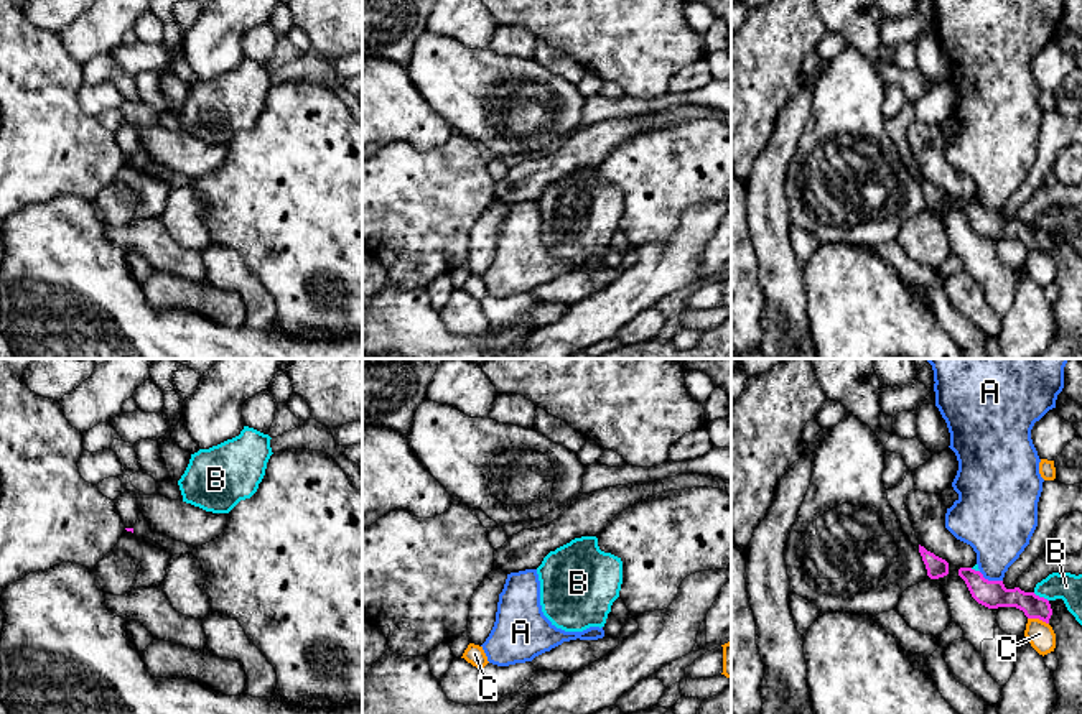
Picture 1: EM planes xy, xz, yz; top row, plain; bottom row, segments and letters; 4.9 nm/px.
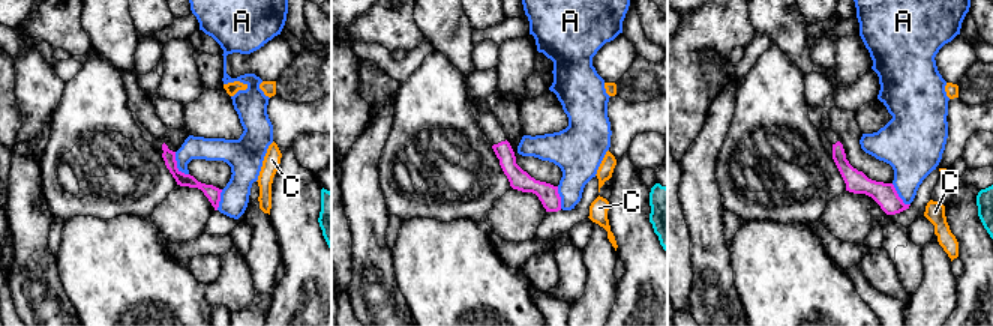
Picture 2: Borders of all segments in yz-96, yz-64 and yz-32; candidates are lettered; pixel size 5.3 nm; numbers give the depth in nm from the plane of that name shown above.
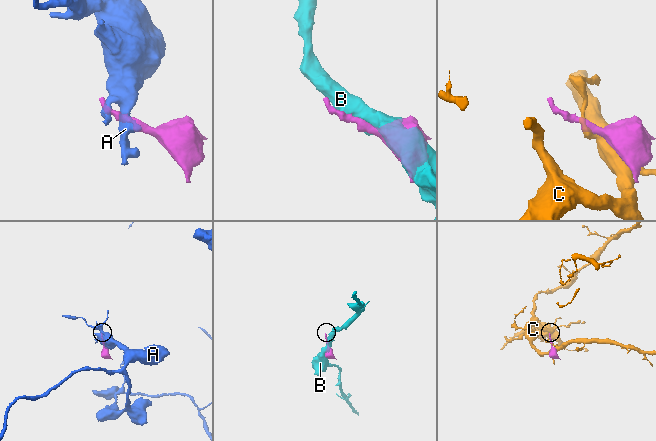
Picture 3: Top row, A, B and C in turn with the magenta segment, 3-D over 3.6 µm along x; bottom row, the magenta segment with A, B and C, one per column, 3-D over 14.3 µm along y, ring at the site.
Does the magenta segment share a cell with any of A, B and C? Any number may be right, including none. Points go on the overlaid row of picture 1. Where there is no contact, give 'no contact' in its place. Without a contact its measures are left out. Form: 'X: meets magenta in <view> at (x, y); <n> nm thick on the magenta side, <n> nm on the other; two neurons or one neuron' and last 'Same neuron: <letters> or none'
A: meets magenta in yz at (990, 581); 140 nm thick on the magenta side, 300 nm on the other; two neurons
B: meets magenta in yz at (1041, 598); 140 nm thick on the magenta side, 140 nm on the other; two neurons
C: meets magenta in yz at (1038, 617); 140 nm thick on the magenta side, 130 nm on the other; two neurons
Same neuron: none

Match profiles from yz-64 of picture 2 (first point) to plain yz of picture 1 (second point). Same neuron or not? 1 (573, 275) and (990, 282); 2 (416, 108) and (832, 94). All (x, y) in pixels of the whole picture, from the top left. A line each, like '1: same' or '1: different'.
1: same
2: same

